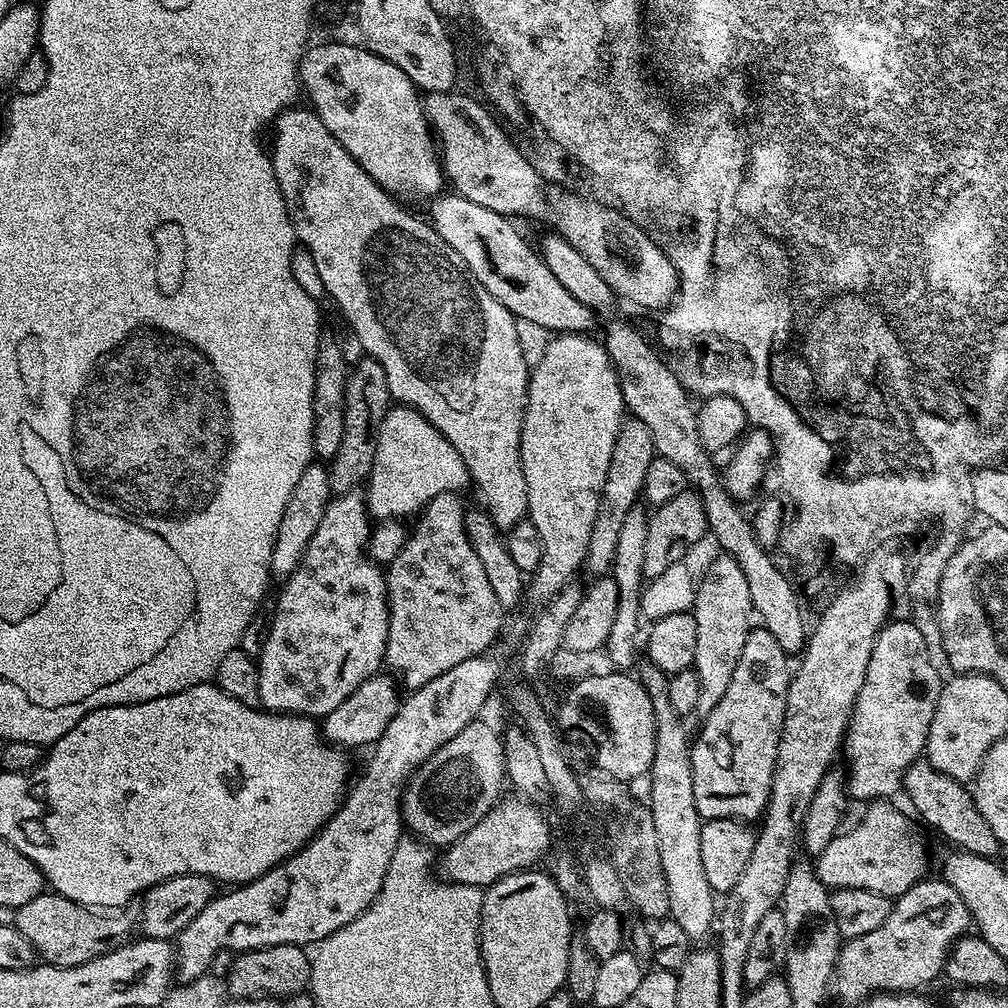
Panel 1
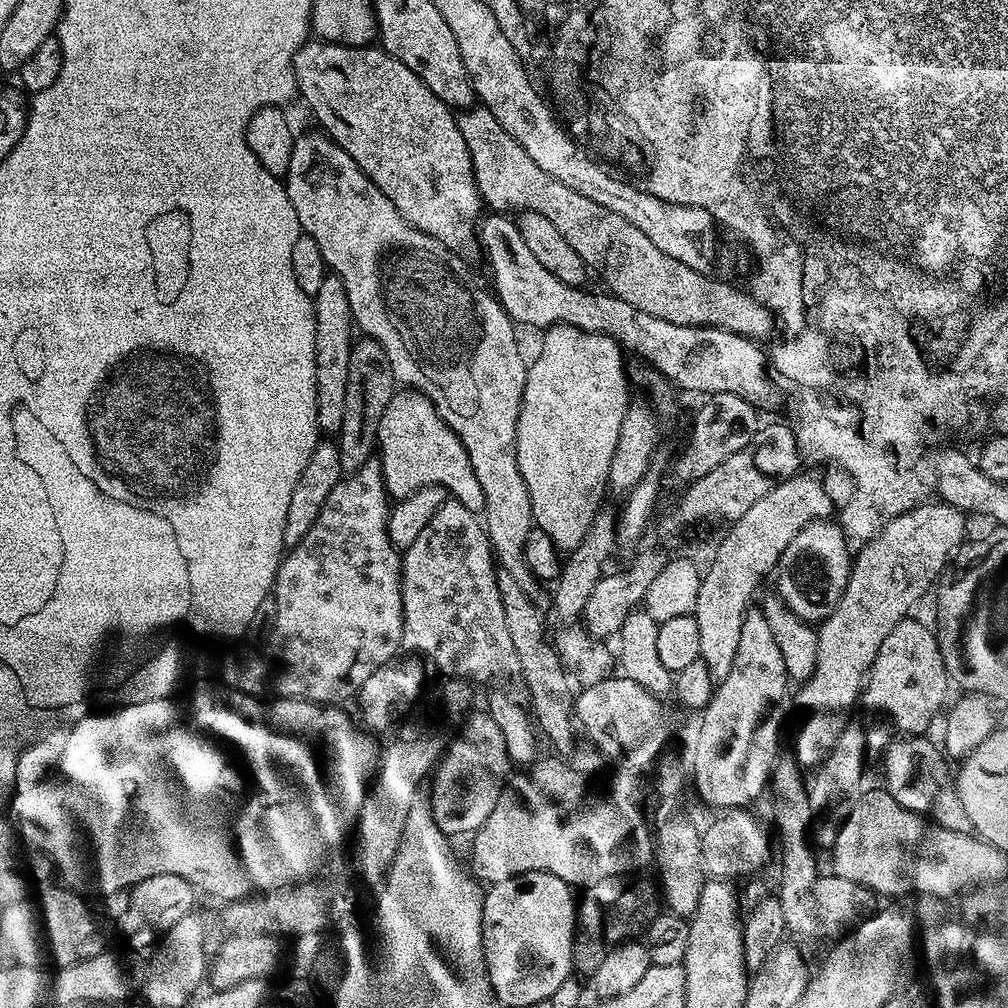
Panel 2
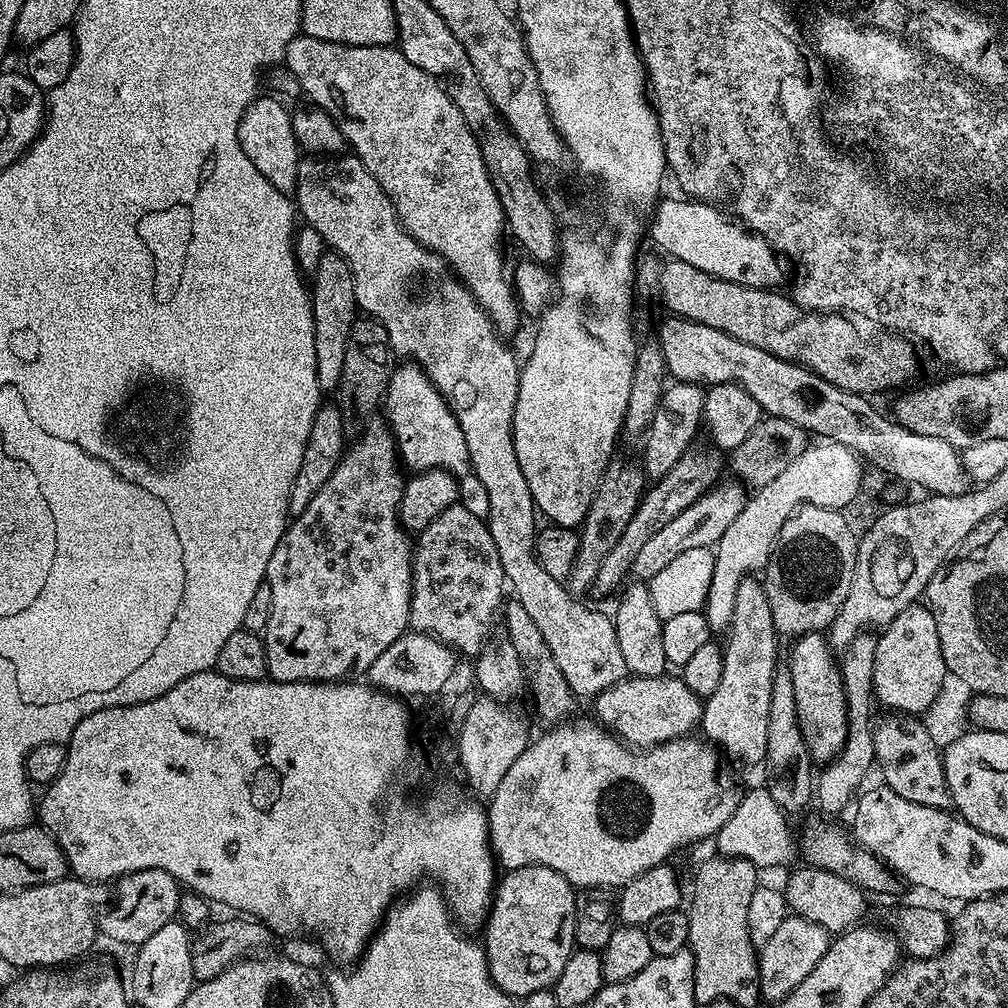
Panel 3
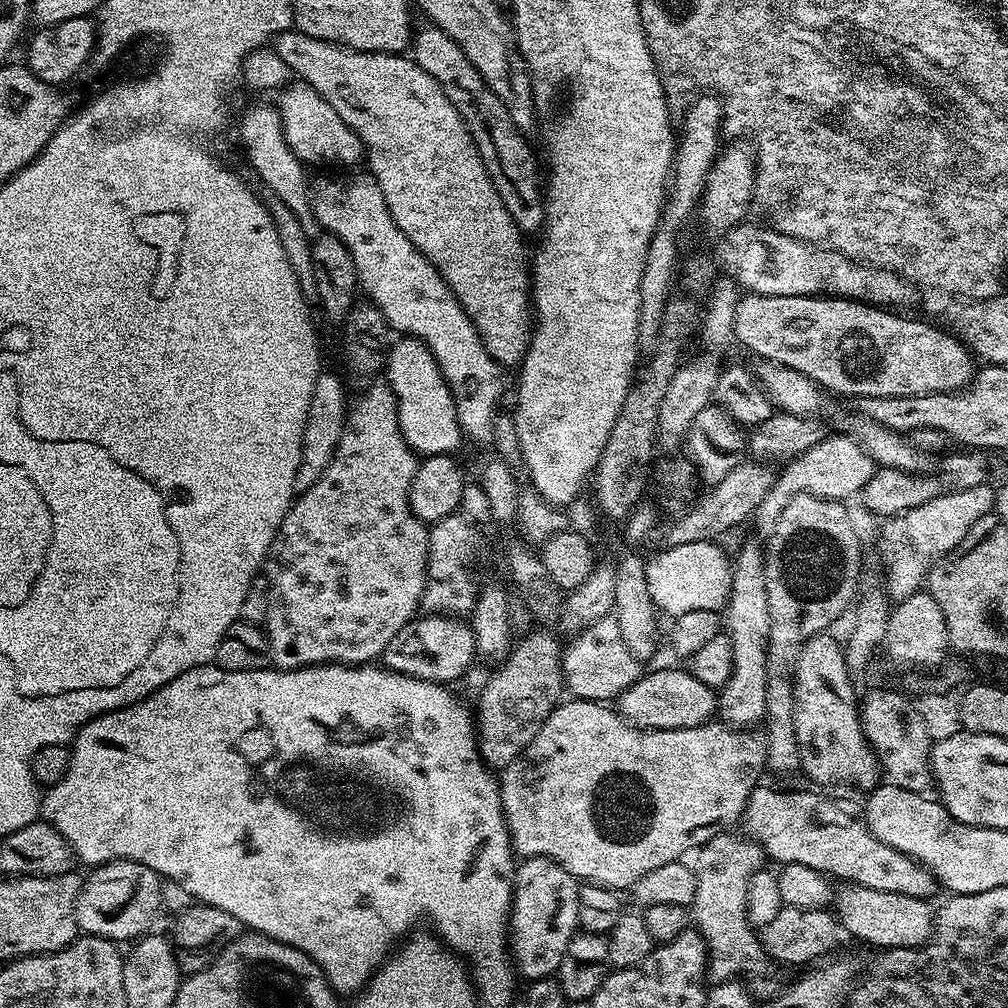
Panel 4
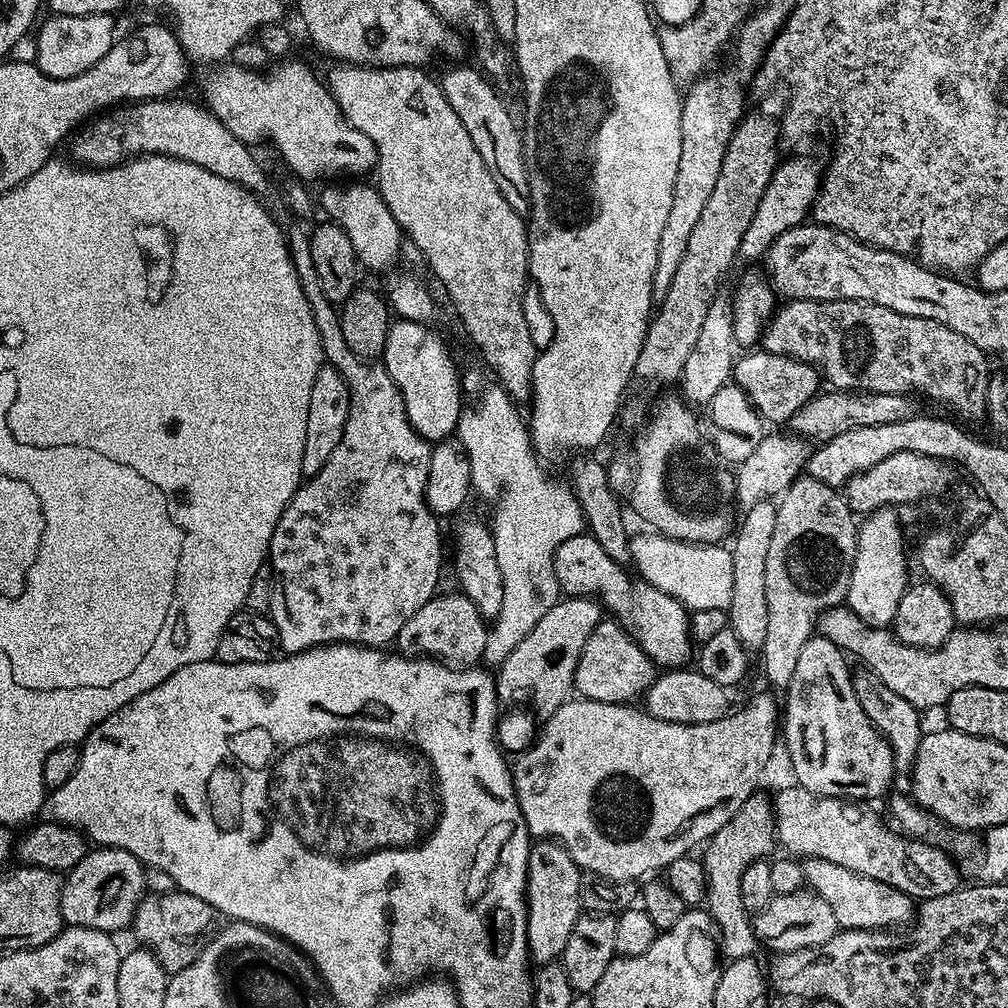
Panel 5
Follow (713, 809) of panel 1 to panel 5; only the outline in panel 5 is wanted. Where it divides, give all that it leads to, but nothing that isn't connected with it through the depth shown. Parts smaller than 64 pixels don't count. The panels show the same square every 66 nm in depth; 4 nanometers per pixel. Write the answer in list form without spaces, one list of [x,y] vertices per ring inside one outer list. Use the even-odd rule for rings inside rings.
[[[771,499],[754,502],[743,513],[744,521],[739,521],[730,540],[734,558],[734,598],[730,598],[727,608],[728,622],[732,632],[749,650],[759,650],[766,638],[766,554],[770,551],[770,538],[774,538],[776,504]]]

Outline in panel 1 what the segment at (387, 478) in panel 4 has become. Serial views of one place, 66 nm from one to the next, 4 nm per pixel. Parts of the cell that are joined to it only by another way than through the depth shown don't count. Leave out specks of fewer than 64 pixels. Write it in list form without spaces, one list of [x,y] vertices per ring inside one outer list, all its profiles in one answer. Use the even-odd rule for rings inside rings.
[[[359,491],[342,492],[329,499],[304,557],[283,581],[284,589],[274,603],[270,634],[258,658],[260,704],[267,711],[323,718],[338,710],[362,682],[381,671],[388,637],[388,586],[381,565],[366,558],[369,537],[368,506]]]

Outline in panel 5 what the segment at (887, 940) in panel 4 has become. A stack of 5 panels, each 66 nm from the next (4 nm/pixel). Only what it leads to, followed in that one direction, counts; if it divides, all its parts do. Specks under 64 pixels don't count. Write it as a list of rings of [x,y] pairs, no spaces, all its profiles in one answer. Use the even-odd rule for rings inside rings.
[[[803,857],[802,874],[811,891],[823,895],[824,901],[830,905],[837,925],[841,929],[886,928],[899,929],[911,925],[914,919],[914,901],[902,890],[894,890],[894,886],[886,886],[886,882],[878,882],[878,878],[866,878],[866,874],[858,874],[854,870],[846,870],[846,866],[838,866],[835,862],[826,862],[824,858]]]

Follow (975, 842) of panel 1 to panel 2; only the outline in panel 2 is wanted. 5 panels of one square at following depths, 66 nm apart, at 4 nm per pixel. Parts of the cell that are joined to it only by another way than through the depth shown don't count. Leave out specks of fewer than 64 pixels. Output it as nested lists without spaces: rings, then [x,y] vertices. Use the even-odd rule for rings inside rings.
[[[908,734],[896,738],[883,749],[884,781],[883,787],[900,806],[911,812],[925,816],[936,824],[959,832],[971,831],[966,808],[958,796],[953,769],[948,769],[949,757],[942,748],[930,742],[924,734]]]

